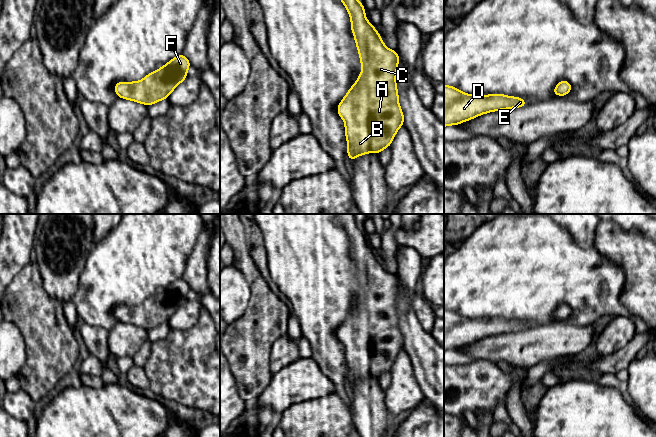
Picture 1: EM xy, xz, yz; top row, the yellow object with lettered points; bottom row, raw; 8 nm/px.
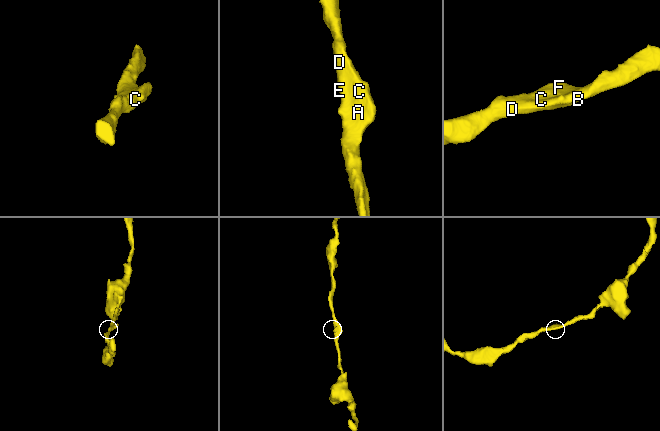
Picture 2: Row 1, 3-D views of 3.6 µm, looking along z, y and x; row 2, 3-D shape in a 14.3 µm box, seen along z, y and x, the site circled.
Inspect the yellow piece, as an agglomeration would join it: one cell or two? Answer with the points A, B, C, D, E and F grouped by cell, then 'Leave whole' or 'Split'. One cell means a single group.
Groups: A B C D E F. Leave whole

